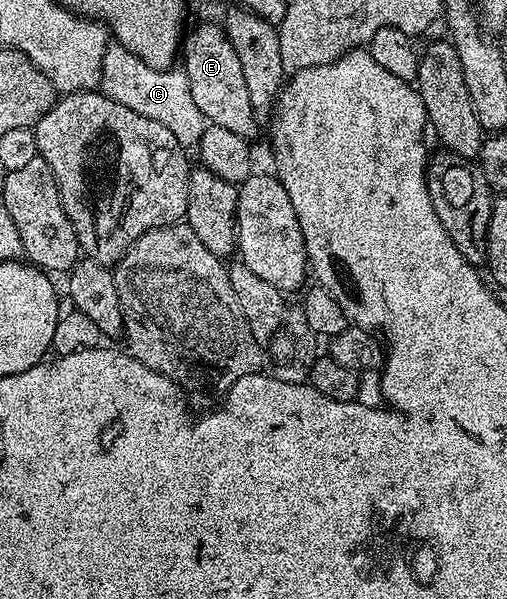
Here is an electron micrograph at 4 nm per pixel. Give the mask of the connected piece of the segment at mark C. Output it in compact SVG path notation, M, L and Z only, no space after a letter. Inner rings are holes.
M110 42L104 50L100 90L108 98L120 102L120 106L128 106L128 110L136 110L136 114L144 114L144 118L152 118L152 122L160 122L160 126L172 130L176 142L180 142L187 150L193 149L202 141L203 136L207 135L208 122L204 114L200 114L196 101L192 99L192 86L188 86L188 78L181 67L153 68L148 66L148 62L132 54L132 50L128 50L123 44Z

